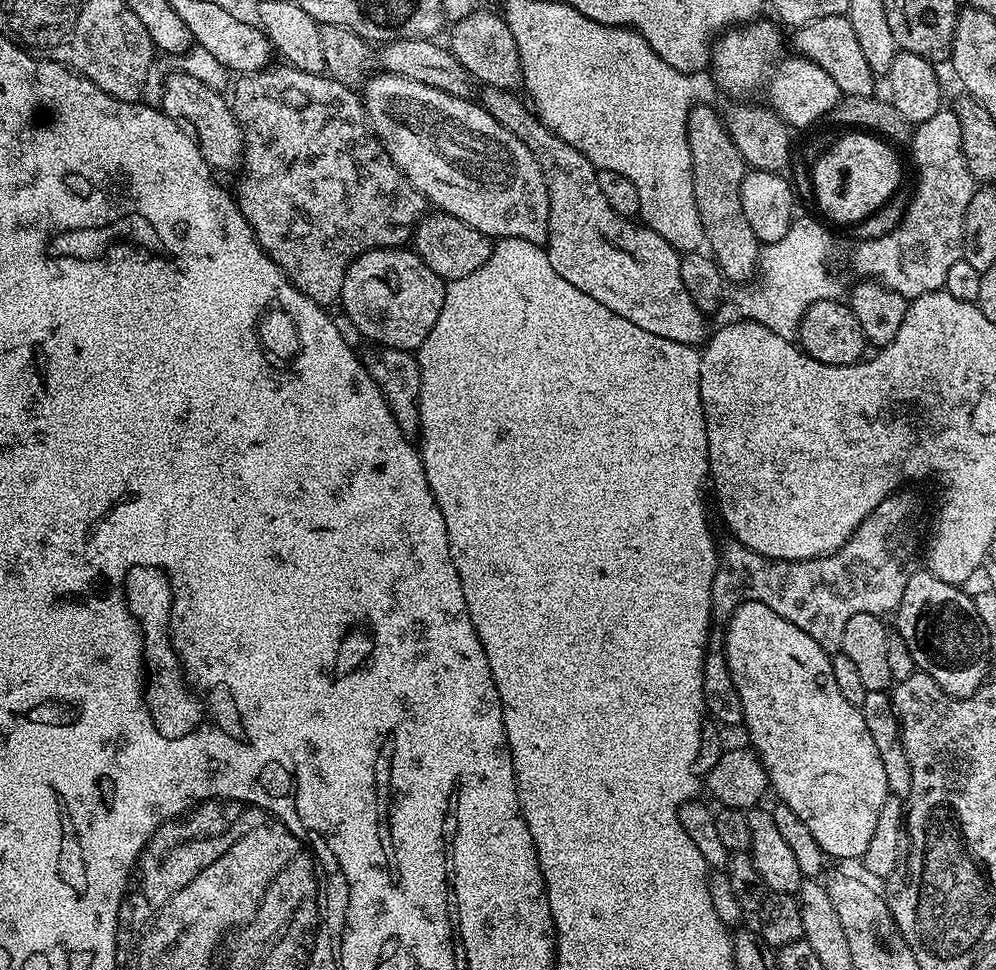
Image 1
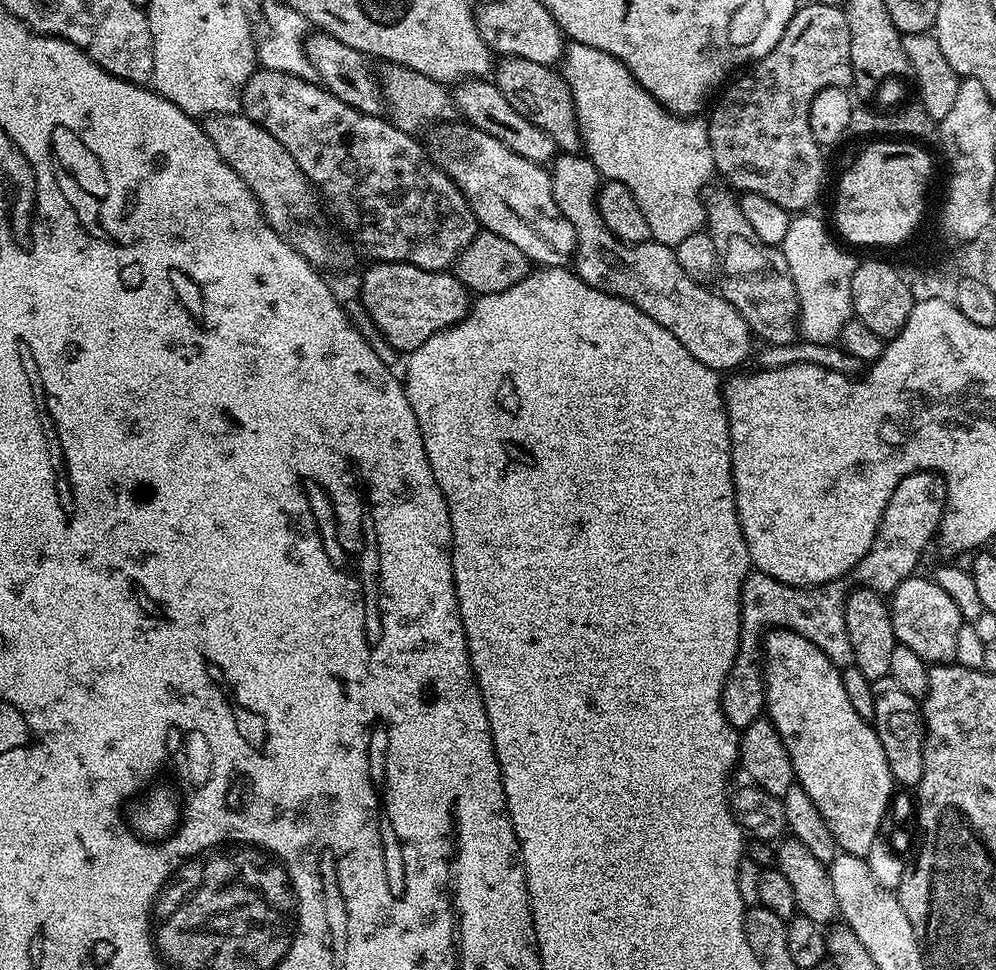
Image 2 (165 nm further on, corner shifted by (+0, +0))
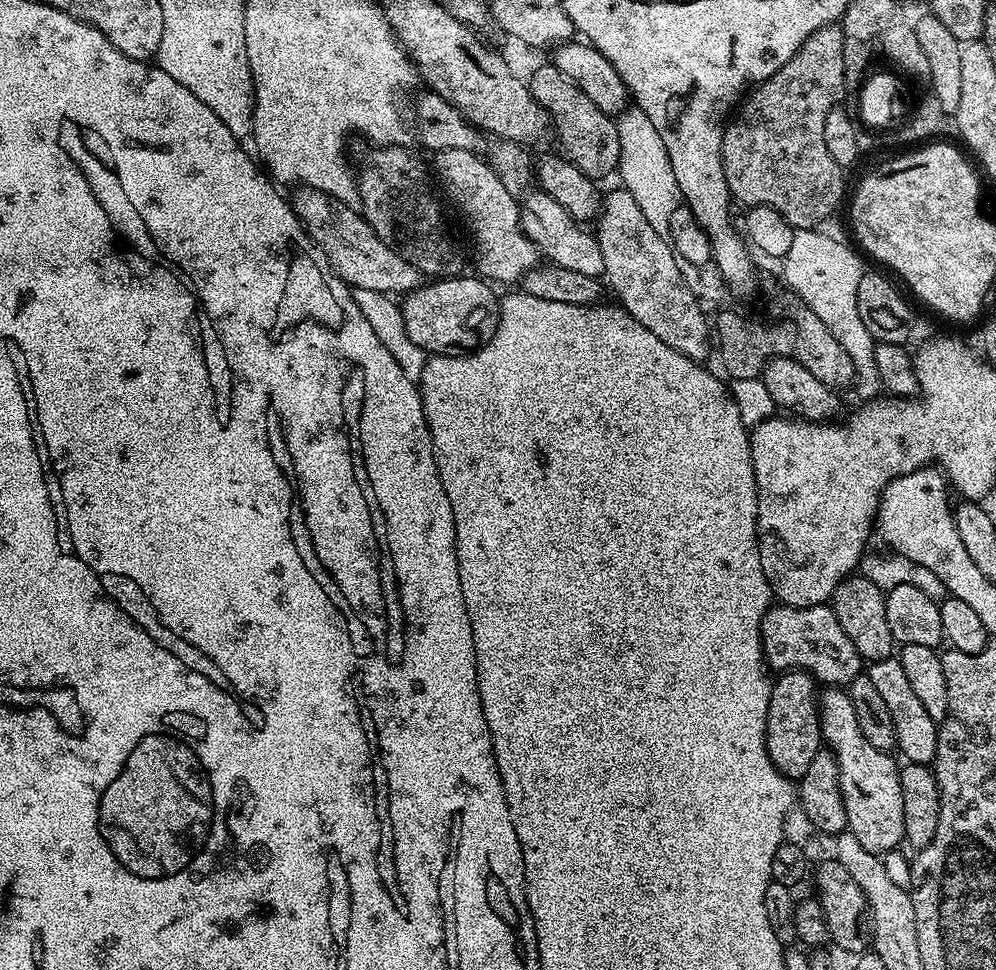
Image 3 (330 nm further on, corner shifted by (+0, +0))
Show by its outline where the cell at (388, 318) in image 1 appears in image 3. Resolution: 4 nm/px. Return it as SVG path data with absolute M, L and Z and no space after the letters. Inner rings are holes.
M471 275L436 278L403 297L400 313L406 326L406 334L410 342L422 346L425 354L467 354L481 344L488 344L496 333L500 321L497 289L479 275Z

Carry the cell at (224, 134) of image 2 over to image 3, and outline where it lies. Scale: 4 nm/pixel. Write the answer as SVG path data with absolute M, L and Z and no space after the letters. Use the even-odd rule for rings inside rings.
M303 186L295 189L296 197L290 203L296 217L304 223L304 231L322 250L326 262L342 278L349 288L362 290L378 290L389 294L407 294L422 284L422 273L402 254L390 250L382 238L353 205L337 202L325 192Z

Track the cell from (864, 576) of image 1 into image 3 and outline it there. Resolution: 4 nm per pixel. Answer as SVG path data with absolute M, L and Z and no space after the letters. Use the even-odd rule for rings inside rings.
M777 603L768 609L760 623L765 665L773 673L789 670L809 672L821 685L847 686L862 675L862 661L854 642L842 630L842 622L828 604L795 608Z

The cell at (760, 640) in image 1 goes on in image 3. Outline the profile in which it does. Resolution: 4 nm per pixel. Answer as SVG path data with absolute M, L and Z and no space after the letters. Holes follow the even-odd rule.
M828 686L823 689L822 695L818 700L818 711L820 714L820 730L823 739L826 741L827 747L830 749L833 756L836 758L836 765L840 771L840 785L842 786L842 802L846 802L846 818L848 819L847 831L854 834L854 838L858 838L858 842L862 842L862 846L866 846L866 850L875 852L877 854L885 854L884 852L892 852L899 844L905 843L904 838L904 798L906 790L900 781L901 765L896 764L897 757L892 752L883 752L878 750L878 746L874 746L862 734L862 726L858 726L858 714L854 714L854 702L850 702L847 691L840 686Z

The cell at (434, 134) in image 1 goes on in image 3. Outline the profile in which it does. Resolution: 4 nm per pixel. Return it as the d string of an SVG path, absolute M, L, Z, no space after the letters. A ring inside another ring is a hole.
M532 190L523 197L520 209L520 225L522 230L534 242L537 253L541 257L545 256L545 261L554 263L559 268L574 270L581 274L590 274L600 278L604 276L604 263L602 262L602 250L598 246L595 235L588 232L583 223L575 220L550 194L539 190Z

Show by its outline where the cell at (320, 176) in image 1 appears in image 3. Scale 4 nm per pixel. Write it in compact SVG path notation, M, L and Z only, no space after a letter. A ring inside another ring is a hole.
M372 146L365 154L364 161L358 164L358 187L360 189L360 199L358 201L359 211L362 213L364 221L370 225L406 262L413 264L425 277L447 278L461 275L460 256L456 253L456 248L452 245L452 240L448 237L448 228L444 225L444 212L440 209L441 197L432 193L433 181L430 179L430 172L424 169L424 164L409 149L404 146Z

